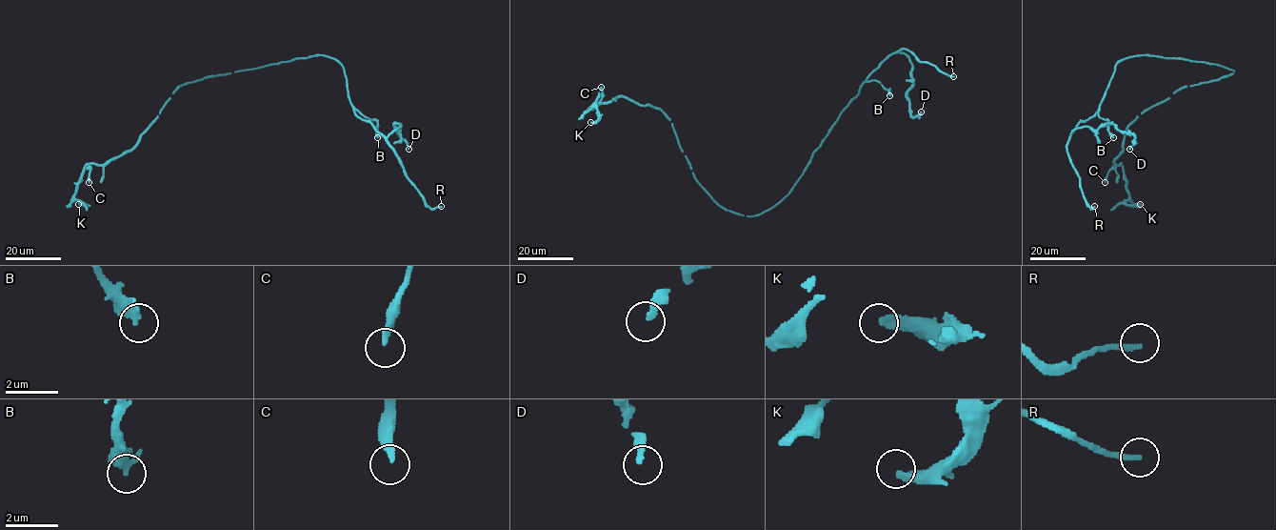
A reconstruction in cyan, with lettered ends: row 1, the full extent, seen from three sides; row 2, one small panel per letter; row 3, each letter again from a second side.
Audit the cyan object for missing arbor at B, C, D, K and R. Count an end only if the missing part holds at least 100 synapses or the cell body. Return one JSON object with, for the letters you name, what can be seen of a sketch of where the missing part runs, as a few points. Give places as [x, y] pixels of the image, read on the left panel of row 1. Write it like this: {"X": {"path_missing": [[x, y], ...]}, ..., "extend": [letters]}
{"extend": []}

